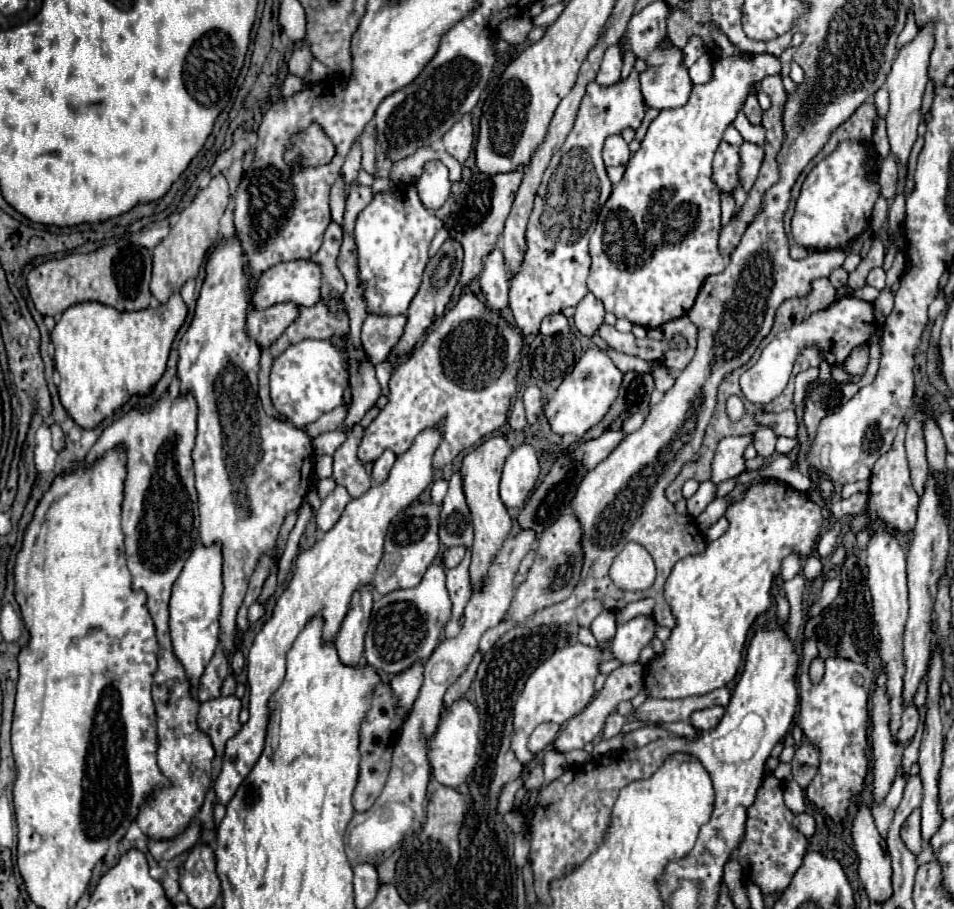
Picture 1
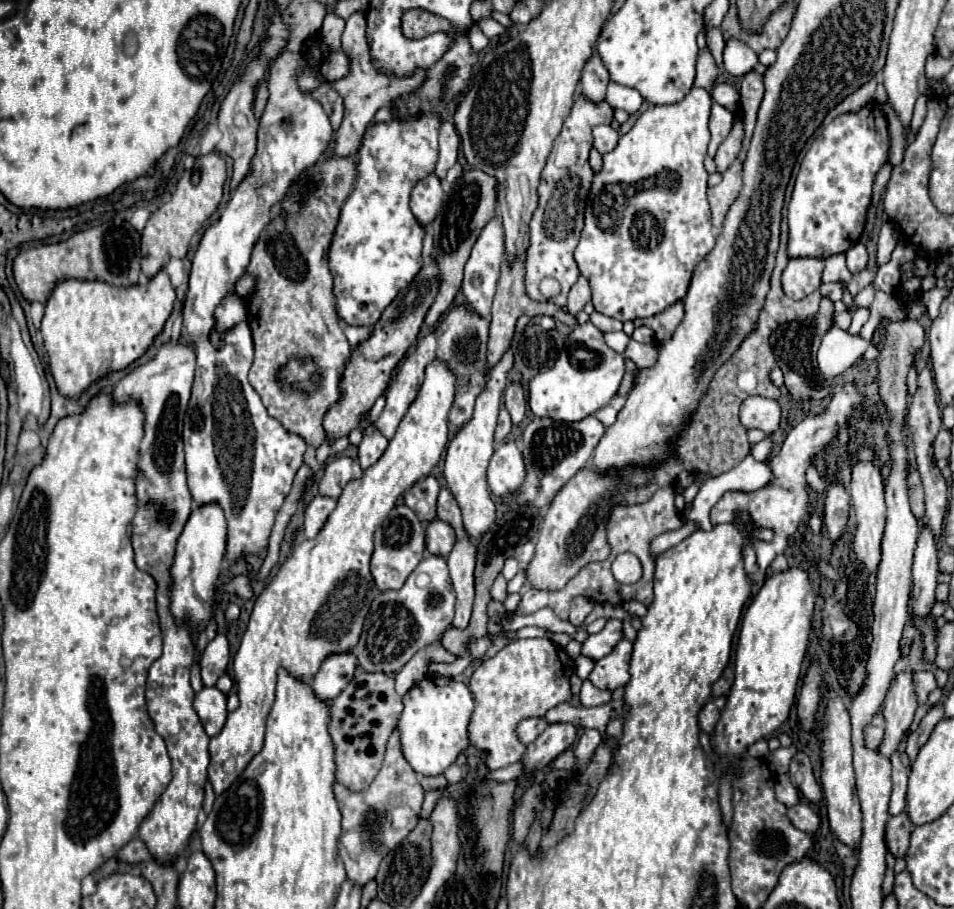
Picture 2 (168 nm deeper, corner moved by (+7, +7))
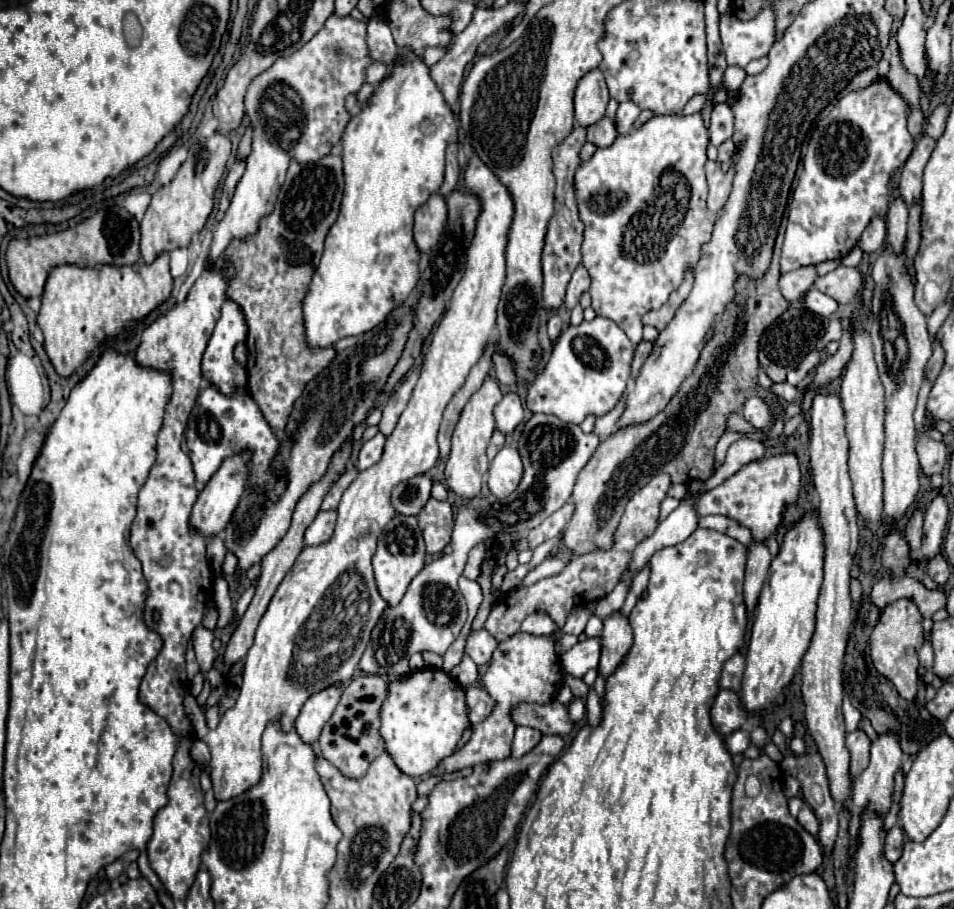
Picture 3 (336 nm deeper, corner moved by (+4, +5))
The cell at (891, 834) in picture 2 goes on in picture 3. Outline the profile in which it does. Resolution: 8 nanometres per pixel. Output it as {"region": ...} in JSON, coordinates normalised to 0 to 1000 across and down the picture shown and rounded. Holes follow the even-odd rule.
{"region":[[[937,909],[937,911],[931,913],[929,931],[927,931],[927,939],[929,939],[929,944],[931,944],[935,950],[945,942],[948,926],[950,926],[950,920],[948,920],[948,913],[945,913],[943,909]]]}

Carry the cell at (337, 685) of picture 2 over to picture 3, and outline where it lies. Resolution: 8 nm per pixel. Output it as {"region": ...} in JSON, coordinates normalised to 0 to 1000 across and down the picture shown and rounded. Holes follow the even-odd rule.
{"region":[[[348,752],[329,766],[321,770],[321,774],[314,781],[314,788],[310,790],[310,805],[321,814],[323,818],[331,816],[340,796],[346,792],[354,770],[358,766],[358,752]]]}

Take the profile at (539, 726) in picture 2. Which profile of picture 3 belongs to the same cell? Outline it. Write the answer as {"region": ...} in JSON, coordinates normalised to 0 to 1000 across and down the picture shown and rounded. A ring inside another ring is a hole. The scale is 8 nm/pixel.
{"region":[[[543,799],[541,801],[541,810],[539,810],[539,818],[537,818],[537,832],[545,834],[551,827],[556,827],[568,812],[568,805],[556,799]]]}

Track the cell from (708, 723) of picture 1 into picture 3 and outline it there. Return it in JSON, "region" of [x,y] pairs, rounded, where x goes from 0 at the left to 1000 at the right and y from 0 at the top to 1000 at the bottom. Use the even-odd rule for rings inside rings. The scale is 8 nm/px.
{"region":[[[755,759],[748,774],[746,774],[746,796],[748,803],[757,810],[774,803],[782,794],[784,785],[776,777],[776,768],[771,761]]]}

